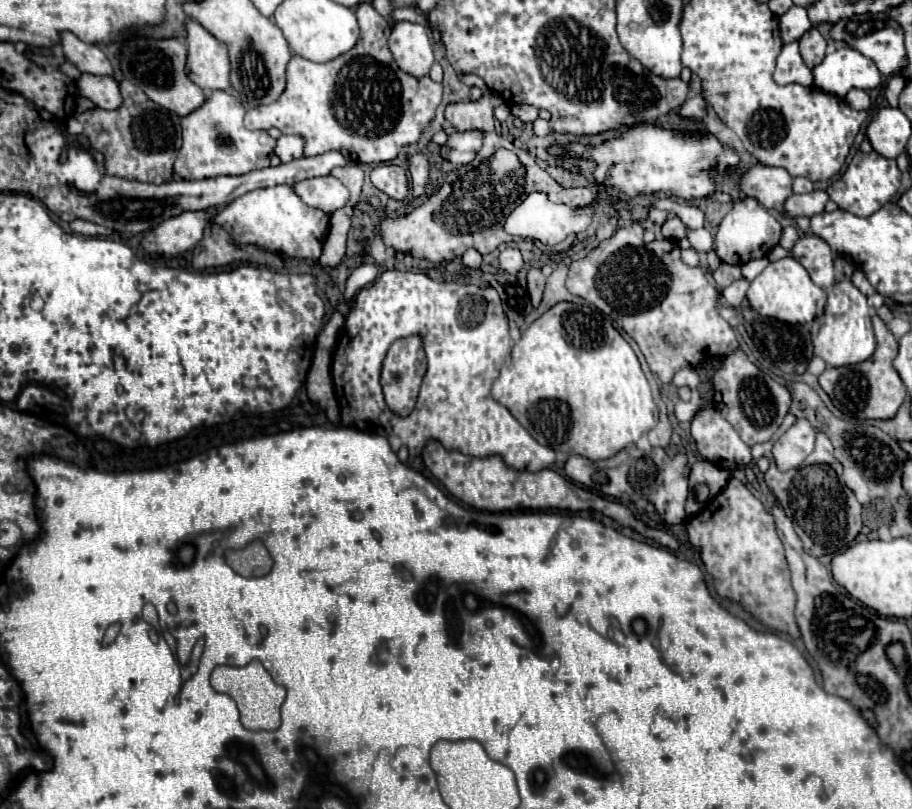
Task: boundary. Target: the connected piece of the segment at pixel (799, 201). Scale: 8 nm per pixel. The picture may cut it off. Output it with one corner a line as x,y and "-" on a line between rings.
822,190
810,192
810,194
792,194
784,202
784,210
780,210
782,218
798,218
798,216
814,216
824,210
824,204
828,200
828,194

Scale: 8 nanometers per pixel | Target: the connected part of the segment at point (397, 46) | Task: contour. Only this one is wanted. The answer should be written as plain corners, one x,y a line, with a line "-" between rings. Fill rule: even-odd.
396,22
390,34
390,50
400,70
416,78
426,76
434,64
428,30
420,24

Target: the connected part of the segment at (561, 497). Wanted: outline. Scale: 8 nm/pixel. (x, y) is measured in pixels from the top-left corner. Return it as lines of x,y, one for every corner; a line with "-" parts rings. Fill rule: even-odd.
430,438
422,450
422,458
426,468
444,484
444,488
456,496
458,500
466,502
468,506
474,506
478,510
486,510
486,512
514,512
514,510
572,510
572,512
580,512
580,510
598,510
610,518
614,518
616,522
630,526
638,532
642,532
644,536
654,538
660,546
670,548
670,550
678,550
680,544
674,536
670,536
664,530
652,530
646,528
642,522
634,520
632,512
616,502
608,502
592,492
588,492
586,488
580,488
576,484
566,482
558,472
554,470
540,470
540,472
518,472
512,470
508,466
504,466
504,462
498,456
490,456
490,458
474,458
474,456
466,456
462,452
454,454
448,452
438,440

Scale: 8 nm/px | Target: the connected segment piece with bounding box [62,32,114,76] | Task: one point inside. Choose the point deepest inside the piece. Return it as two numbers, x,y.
89,58

